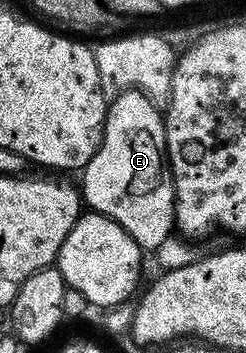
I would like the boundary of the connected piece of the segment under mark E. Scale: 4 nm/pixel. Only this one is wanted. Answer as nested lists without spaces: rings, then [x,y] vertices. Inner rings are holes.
[[[127,89],[110,98],[107,119],[103,123],[103,142],[99,150],[81,170],[81,197],[88,210],[105,214],[129,232],[130,237],[145,251],[161,246],[174,230],[175,184],[167,163],[167,140],[163,130],[164,114],[155,110],[156,102],[140,89]]]

